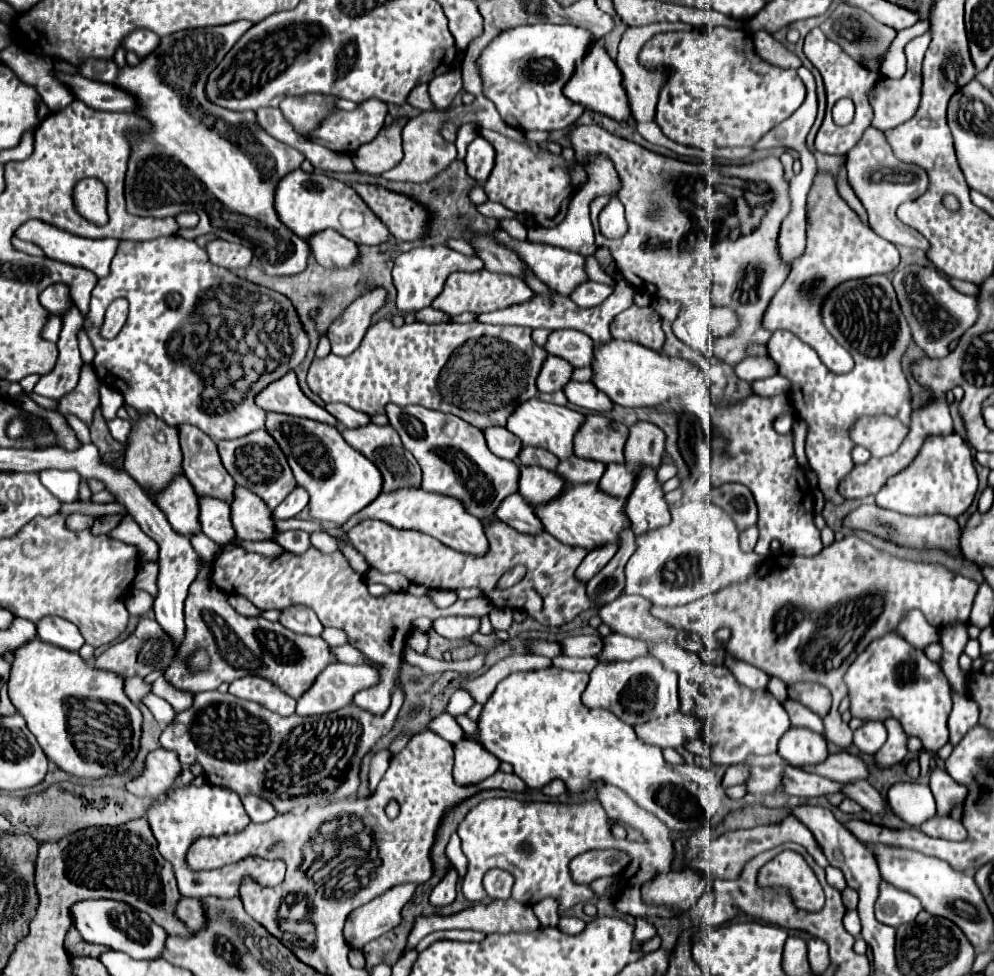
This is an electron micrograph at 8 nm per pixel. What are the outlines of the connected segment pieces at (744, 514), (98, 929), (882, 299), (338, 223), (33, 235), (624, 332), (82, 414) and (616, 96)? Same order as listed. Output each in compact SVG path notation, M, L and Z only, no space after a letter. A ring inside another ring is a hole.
M726 483L712 489L712 503L716 503L720 509L724 509L732 517L738 531L744 531L758 521L754 497L750 489L744 485Z
M86 899L78 901L70 907L70 915L74 917L74 925L86 943L106 945L114 951L128 953L132 959L158 959L164 949L166 931L156 925L150 915L136 911L128 903L112 901L112 899Z
M888 275L852 279L834 287L822 301L822 319L828 333L854 357L856 367L850 373L836 375L828 371L816 351L790 331L774 331L768 341L768 355L778 365L778 373L792 383L788 393L792 409L808 425L806 457L810 469L818 473L818 487L826 499L842 503L844 497L838 495L836 487L854 467L850 459L852 441L848 437L852 423L860 415L892 415L908 425L912 405L900 357L912 337Z
M294 169L288 175L284 175L276 185L274 209L278 219L302 239L308 239L314 233L324 231L328 227L336 229L350 241L364 245L380 245L382 241L390 239L390 233L386 231L384 223L380 223L380 219L372 215L372 211L360 199L360 195L352 187L336 179L330 179L324 173L304 173L302 169Z
M30 219L30 221L22 223L22 225L14 231L14 237L38 245L38 247L46 253L46 257L50 257L50 259L54 259L54 261L88 269L88 271L92 271L96 277L106 277L106 275L108 275L108 271L110 271L110 261L112 261L112 257L116 255L118 245L120 245L120 239L84 239L84 237L74 237L72 233L66 233L66 231L62 233L60 229L48 227L46 223L36 221L36 219Z
M628 307L628 311L620 313L612 321L610 333L614 339L634 341L658 353L662 353L666 341L662 331L662 319L652 307Z
M84 365L84 377L80 377L76 389L58 403L58 411L62 415L72 413L88 425L92 421L92 411L100 405L100 385L102 383L96 377L92 365Z
M600 41L592 43L588 47L586 55L580 59L580 63L574 69L572 79L564 85L564 95L570 101L582 103L584 107L604 113L616 121L626 121L630 117L630 103L628 103L624 87L622 87L622 73L618 69L618 65L610 59L606 47Z

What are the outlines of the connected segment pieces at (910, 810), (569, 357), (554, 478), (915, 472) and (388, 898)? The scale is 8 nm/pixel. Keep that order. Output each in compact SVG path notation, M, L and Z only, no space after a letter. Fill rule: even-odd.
M900 781L888 789L888 805L896 817L910 827L920 827L936 815L936 801L928 785Z
M560 329L560 331L550 333L544 349L550 355L566 359L572 367L590 367L594 343L592 339L588 339L588 335L580 331Z
M520 465L518 493L534 507L556 499L556 495L562 493L564 485L566 483L564 483L564 479L560 479L560 475L544 469L544 467Z
M958 433L930 435L918 451L916 459L884 483L876 495L876 505L898 511L902 515L942 513L948 517L958 517L970 507L977 489L977 472L972 463L970 447L964 443L964 439Z
M398 883L380 897L354 909L348 915L344 935L352 949L364 949L374 937L400 925L402 907L412 899L418 883Z

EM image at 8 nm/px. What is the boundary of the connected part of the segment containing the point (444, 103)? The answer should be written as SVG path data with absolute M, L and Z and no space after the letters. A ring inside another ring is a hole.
M452 69L444 75L438 75L436 79L430 81L428 87L434 109L436 111L448 109L452 99L456 97L456 93L462 89L460 87L460 69Z

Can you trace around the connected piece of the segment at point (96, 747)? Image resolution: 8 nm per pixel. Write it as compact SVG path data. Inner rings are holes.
M32 639L14 651L8 695L16 711L26 719L28 729L36 735L46 757L60 769L78 777L98 779L112 773L124 773L130 767L138 751L142 713L124 695L124 681L118 675L86 665L84 659L74 651L66 651L56 645L42 643L40 639Z

